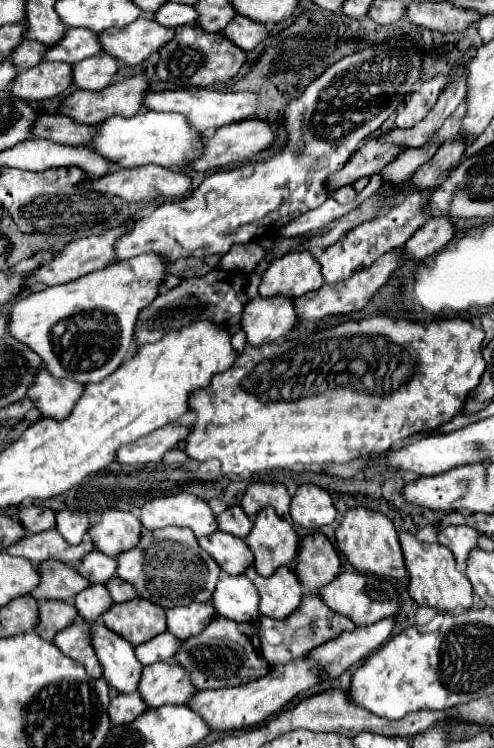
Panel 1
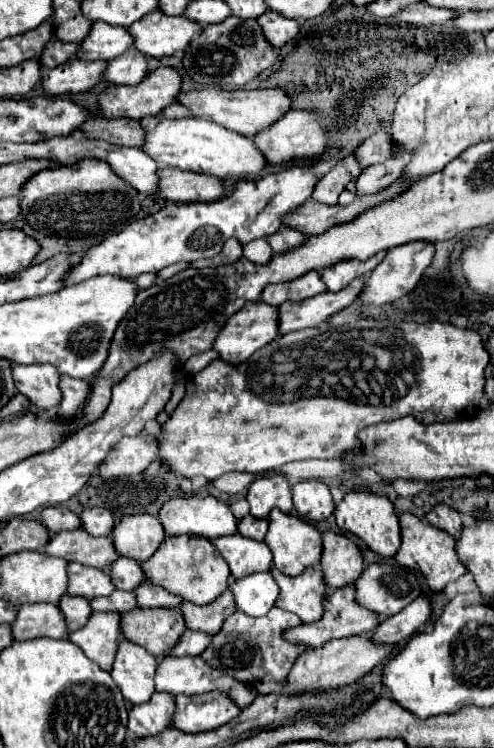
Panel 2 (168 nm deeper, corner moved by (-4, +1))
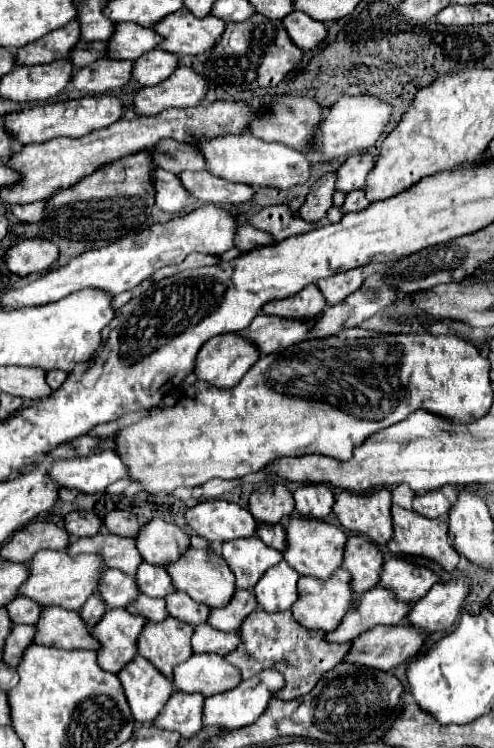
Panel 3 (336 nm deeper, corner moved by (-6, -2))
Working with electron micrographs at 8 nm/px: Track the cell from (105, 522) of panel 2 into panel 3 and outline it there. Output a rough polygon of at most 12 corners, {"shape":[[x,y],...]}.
{"shape":[[110,511],[102,517],[108,533],[134,537],[138,521],[128,511]]}

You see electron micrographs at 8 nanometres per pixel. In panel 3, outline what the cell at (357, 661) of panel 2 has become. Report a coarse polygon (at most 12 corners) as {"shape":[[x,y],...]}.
{"shape":[[376,625],[352,641],[344,661],[390,671],[420,651],[410,625]]}

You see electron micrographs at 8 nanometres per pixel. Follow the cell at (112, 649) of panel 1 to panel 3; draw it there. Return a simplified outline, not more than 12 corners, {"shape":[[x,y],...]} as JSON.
{"shape":[[142,655],[118,673],[132,715],[152,723],[174,691]]}

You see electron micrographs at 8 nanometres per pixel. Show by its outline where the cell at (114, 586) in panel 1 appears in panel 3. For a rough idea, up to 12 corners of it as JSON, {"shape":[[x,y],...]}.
{"shape":[[186,593],[164,597],[168,615],[190,623],[206,623],[210,607]]}

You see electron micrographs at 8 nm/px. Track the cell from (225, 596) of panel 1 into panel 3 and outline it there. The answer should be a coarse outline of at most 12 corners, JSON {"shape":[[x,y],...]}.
{"shape":[[286,561],[254,587],[266,613],[290,609],[300,575]]}

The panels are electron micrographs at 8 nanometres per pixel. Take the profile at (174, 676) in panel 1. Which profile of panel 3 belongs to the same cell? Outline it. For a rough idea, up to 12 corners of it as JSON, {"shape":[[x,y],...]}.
{"shape":[[192,655],[174,667],[182,693],[204,697],[242,681],[220,655]]}

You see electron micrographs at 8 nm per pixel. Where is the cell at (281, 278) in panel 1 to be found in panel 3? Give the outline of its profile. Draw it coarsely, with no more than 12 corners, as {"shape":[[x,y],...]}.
{"shape":[[316,285],[266,303],[262,313],[312,319],[326,307]]}

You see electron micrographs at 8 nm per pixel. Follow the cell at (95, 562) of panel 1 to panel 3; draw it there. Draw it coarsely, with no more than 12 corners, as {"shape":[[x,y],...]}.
{"shape":[[140,563],[136,585],[150,597],[176,591],[164,567]]}

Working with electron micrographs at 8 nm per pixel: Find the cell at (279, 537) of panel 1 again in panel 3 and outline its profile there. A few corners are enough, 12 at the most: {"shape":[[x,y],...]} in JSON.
{"shape":[[288,517],[284,561],[298,575],[328,579],[342,563],[346,533]]}

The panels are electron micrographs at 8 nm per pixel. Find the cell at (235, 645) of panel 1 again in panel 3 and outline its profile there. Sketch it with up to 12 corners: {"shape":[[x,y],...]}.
{"shape":[[252,611],[224,659],[250,679],[280,671],[278,699],[310,693],[350,643],[290,611]]}

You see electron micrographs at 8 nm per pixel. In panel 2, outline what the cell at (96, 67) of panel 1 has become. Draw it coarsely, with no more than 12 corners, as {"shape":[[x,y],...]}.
{"shape":[[136,48],[108,62],[104,80],[140,84],[148,58]]}

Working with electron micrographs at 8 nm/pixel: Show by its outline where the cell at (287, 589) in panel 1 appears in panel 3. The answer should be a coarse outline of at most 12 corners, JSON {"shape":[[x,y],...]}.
{"shape":[[350,575],[298,579],[292,615],[306,629],[332,631],[352,603]]}

